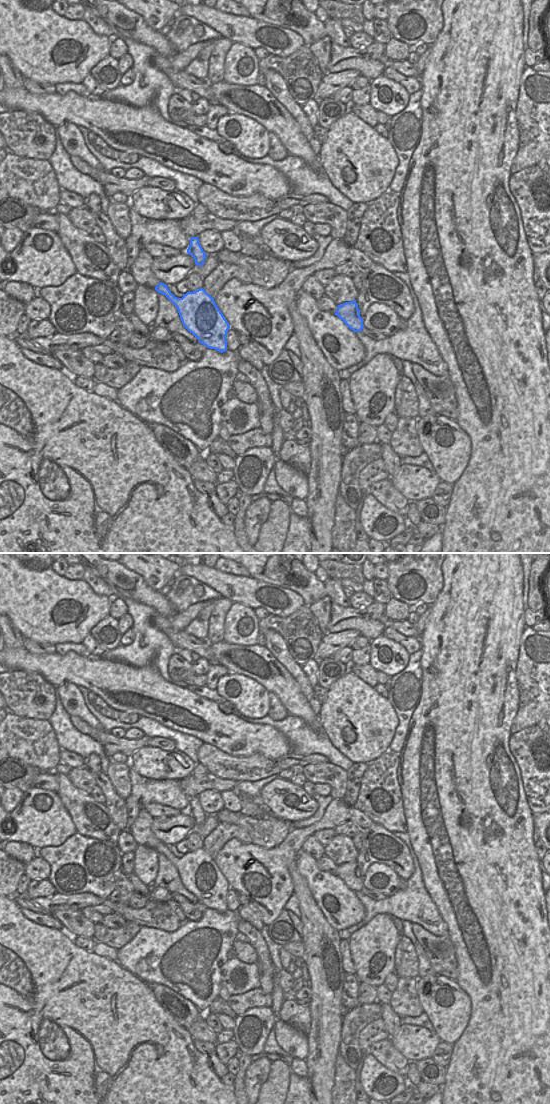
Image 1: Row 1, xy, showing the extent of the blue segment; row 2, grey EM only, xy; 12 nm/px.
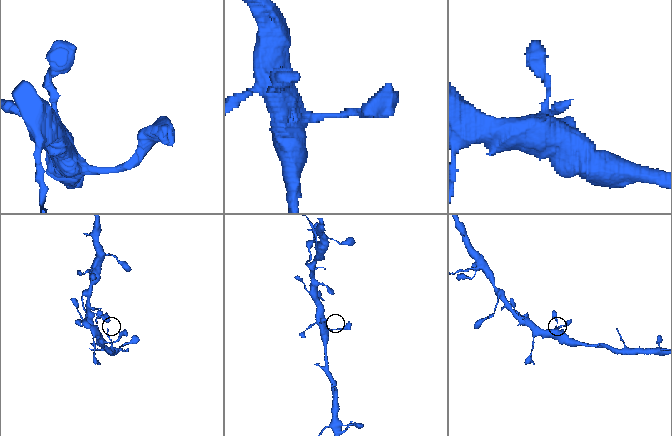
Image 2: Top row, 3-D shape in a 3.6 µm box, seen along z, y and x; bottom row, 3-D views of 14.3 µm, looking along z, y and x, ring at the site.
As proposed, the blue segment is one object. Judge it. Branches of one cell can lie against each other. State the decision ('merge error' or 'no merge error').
no merge error

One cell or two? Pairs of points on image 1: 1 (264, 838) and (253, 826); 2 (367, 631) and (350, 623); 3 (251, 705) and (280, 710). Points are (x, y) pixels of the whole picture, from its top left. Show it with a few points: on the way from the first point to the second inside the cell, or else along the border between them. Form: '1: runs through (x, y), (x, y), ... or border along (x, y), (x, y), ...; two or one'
1: runs through (262, 835), (256, 829); one
2: runs through (363, 627), (360, 624), (354, 623); one
3: border along (269, 692), (269, 710), (267, 714); two

